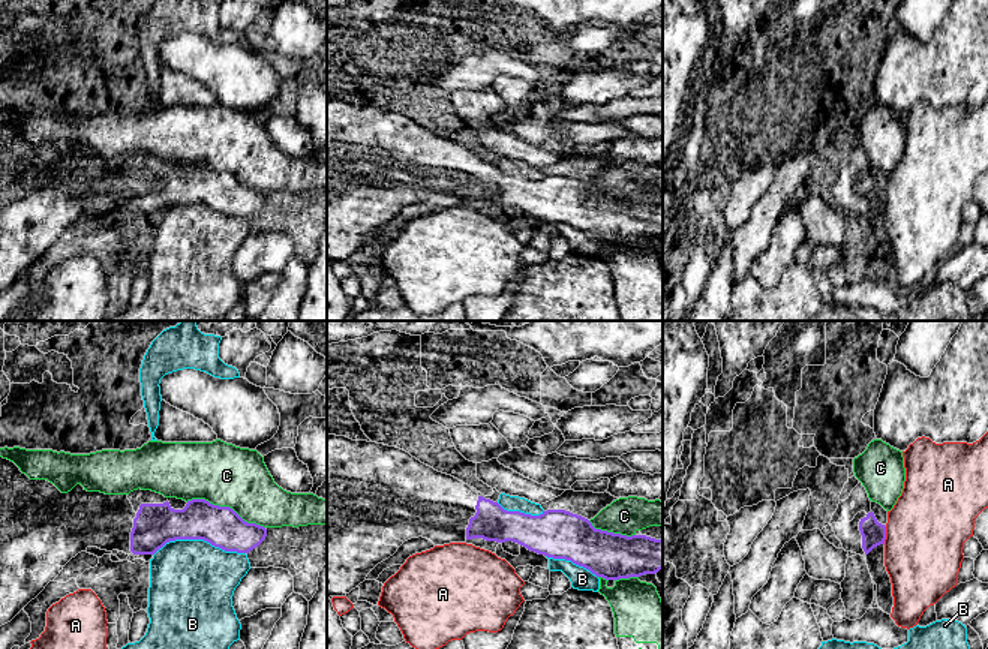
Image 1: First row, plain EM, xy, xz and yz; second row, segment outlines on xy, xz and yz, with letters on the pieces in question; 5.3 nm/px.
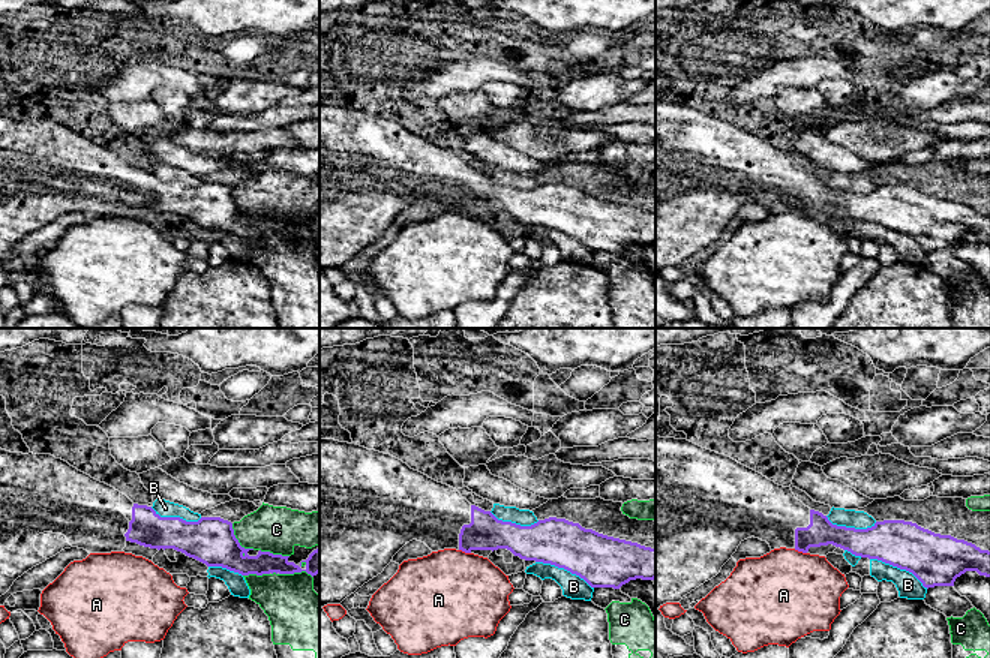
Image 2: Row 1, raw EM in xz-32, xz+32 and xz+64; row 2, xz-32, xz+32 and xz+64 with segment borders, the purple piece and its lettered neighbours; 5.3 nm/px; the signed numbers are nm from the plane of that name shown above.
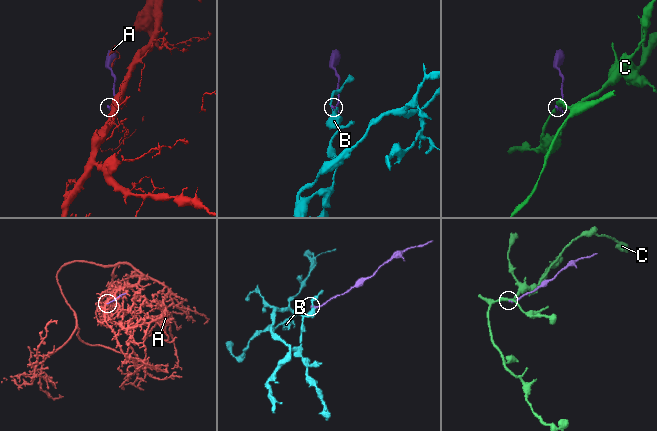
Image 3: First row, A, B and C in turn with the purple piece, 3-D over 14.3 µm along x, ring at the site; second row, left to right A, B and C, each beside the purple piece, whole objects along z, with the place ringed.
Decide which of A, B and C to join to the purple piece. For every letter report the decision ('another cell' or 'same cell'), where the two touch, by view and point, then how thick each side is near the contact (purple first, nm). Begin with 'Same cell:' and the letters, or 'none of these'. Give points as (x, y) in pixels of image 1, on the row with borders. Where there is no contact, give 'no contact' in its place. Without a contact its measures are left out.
Same cell: none of these
A: another cell; meets purple in yz at (885, 535); 130 nm thick on the purple side, 440 nm on the other
B: another cell; meets purple in xy at (198, 538); 220 nm thick on the purple side, 460 nm on the other
C: another cell; meets purple in xy at (225, 507); 220 nm thick on the purple side, 340 nm on the other

